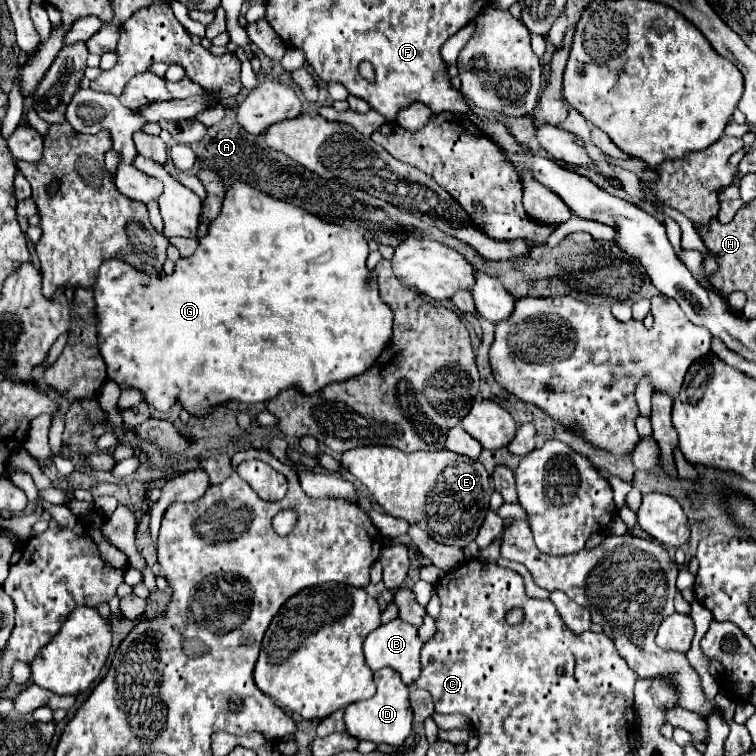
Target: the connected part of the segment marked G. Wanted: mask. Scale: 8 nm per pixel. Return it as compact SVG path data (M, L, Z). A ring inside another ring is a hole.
M234 182L226 192L222 212L214 222L210 222L208 234L200 238L196 252L188 258L180 258L170 276L140 274L140 270L128 266L128 262L120 262L118 258L110 258L104 262L104 266L100 266L96 286L92 286L92 290L96 302L96 318L100 318L100 354L104 354L104 362L108 366L108 378L122 390L134 388L142 392L146 404L158 412L168 412L174 402L178 402L188 414L206 418L214 408L232 400L246 404L266 402L292 386L304 394L314 394L332 382L344 382L344 378L364 374L364 370L376 362L380 350L388 346L388 338L392 336L392 308L382 302L376 290L376 278L372 278L372 270L366 266L368 256L367 240L358 231L346 230L340 224L322 222L322 218L300 210L300 206L292 206L290 202L280 202L268 194L260 194L246 182Z

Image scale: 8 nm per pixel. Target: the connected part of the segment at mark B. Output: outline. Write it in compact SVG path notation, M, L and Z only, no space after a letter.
M400 618L390 620L388 624L378 626L374 632L370 632L364 640L364 656L366 656L366 664L372 670L380 670L380 668L392 668L396 672L400 672L402 680L410 686L418 676L420 676L420 648L422 648L422 640L418 638L418 628L402 622Z

